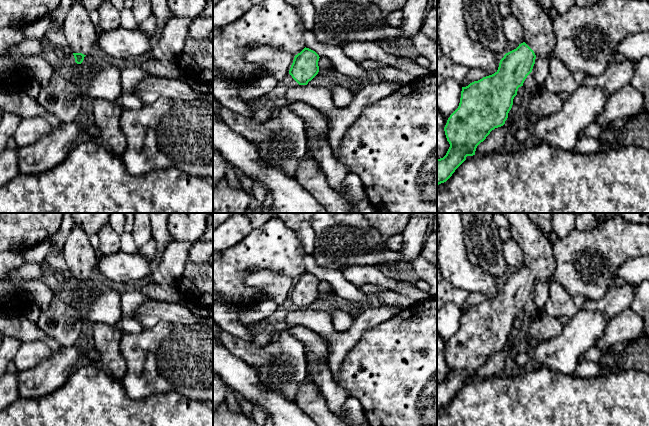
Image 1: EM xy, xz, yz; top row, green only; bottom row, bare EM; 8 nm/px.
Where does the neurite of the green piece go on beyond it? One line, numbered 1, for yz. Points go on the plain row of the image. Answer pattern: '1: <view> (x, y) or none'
1: yz (537, 251)

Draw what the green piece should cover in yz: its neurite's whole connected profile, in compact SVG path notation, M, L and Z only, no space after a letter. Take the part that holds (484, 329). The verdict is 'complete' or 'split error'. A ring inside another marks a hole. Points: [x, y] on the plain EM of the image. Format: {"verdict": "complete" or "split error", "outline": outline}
{"verdict": "split error", "outline": "M527 213L502 214L509 222L512 238L522 249L524 266L504 279L494 298L462 311L459 330L450 339L444 351L450 371L443 382L437 383L437 409L446 406L467 380L475 379L477 370L492 354L505 348L518 312L523 310L525 303L532 296L535 283L551 281L554 274L556 263L552 244L530 221Z"}

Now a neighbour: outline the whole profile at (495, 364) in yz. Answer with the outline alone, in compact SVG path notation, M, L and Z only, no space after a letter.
M509 341L503 350L492 354L486 363L477 370L475 379L483 380L498 376L505 367L506 357L516 347L516 344L516 342Z

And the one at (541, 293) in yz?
M536 281L532 299L536 309L543 310L550 297L550 281Z

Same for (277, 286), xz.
M258 270L248 272L243 281L245 285L265 292L268 299L273 300L278 307L281 307L289 298L295 279L279 272Z

